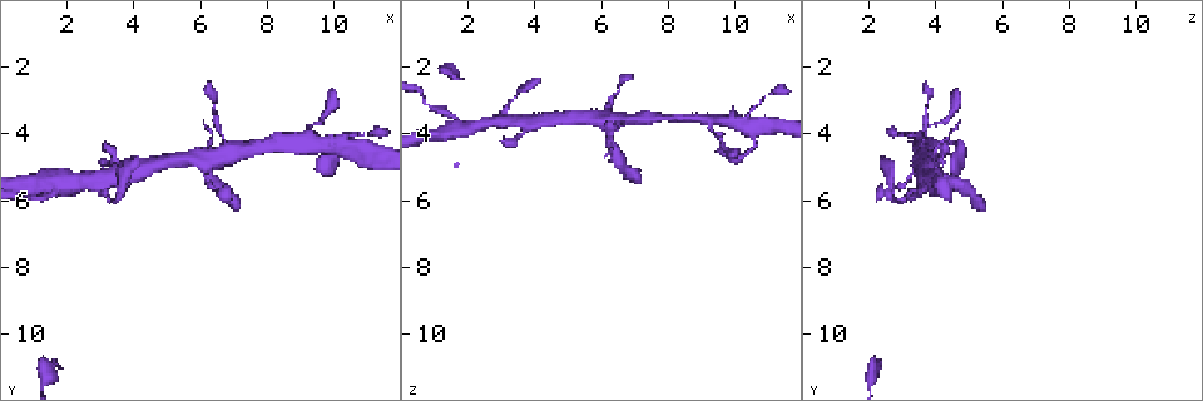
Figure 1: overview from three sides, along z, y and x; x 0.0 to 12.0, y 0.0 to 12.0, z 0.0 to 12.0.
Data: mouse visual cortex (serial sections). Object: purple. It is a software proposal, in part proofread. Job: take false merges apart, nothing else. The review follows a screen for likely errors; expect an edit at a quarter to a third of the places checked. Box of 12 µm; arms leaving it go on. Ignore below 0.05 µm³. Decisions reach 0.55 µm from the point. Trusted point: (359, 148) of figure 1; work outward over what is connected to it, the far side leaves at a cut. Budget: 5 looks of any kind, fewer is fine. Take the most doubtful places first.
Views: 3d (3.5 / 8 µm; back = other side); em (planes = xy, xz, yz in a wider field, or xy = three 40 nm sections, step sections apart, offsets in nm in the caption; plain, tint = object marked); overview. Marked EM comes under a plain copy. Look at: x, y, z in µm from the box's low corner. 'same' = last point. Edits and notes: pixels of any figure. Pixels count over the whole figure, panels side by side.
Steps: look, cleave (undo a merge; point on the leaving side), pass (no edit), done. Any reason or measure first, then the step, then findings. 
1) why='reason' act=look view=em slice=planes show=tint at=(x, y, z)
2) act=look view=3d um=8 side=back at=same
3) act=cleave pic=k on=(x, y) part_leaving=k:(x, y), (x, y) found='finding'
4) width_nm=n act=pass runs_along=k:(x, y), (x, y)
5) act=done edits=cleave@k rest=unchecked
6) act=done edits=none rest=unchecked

why='calibre changes' act=look view=3d um=8 side=back at=(9.4, 4.4, 3.7)

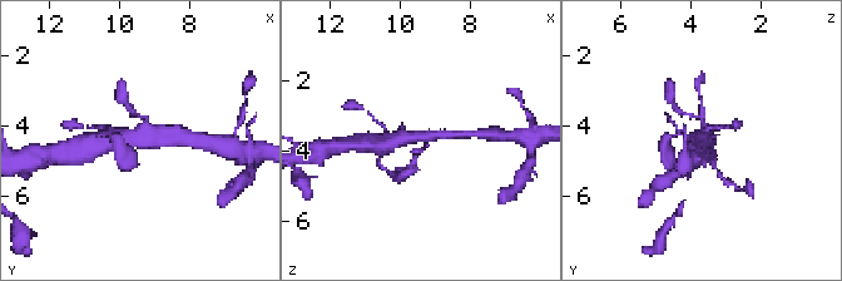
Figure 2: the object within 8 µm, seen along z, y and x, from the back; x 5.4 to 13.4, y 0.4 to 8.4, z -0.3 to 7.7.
act=look view=3d um=3.5 at=(9.4, 4.4, 3.7)

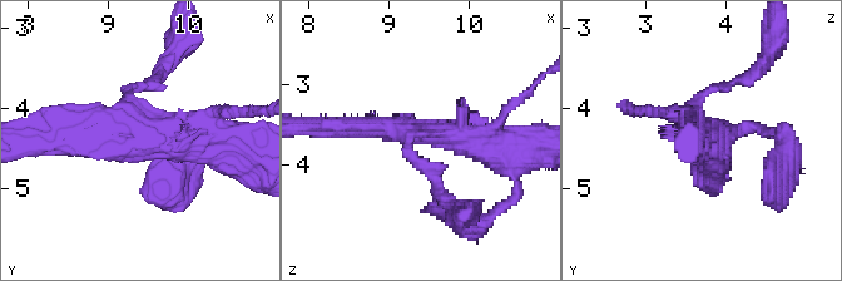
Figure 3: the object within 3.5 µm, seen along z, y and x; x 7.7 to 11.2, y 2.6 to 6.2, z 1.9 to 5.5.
why='shape alone is not enough' act=look view=em slice=xy step=2 show=tint at=(9.40, 4.35, 3.65)

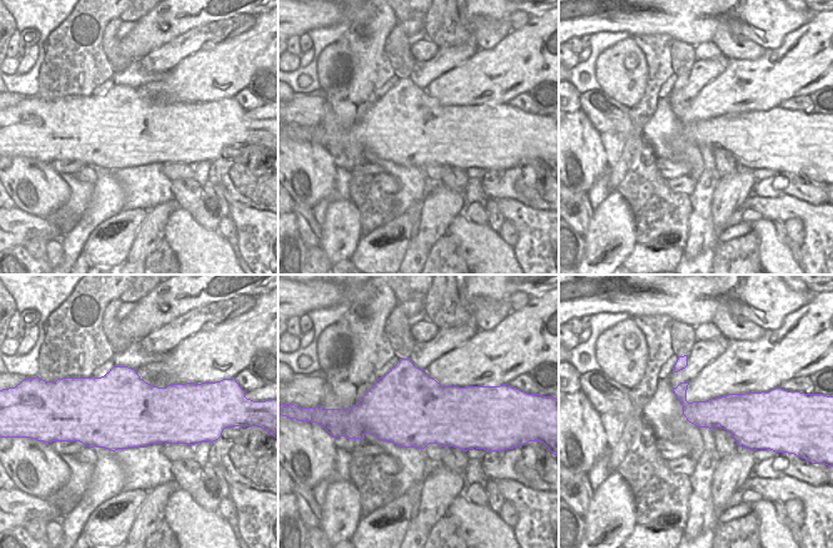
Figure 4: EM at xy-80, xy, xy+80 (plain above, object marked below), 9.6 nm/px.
width_nm=750 act=pass runs_along=3:(504, 149), (446, 133), (331, 127) found='one cell here'

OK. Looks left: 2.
why='thick turns thin' act=look view=3d um=3.5 at=(1.9, 5.5, 3.8)

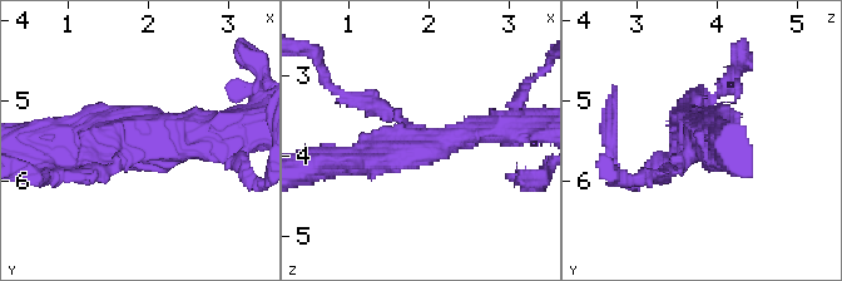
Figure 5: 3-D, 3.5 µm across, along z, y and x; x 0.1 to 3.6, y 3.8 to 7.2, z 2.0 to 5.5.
arms=3 arm_widths_nm=150,350,450 why='need the tissue' act=look view=em slice=xy step=5 show=tint at=(1.90, 5.55, 3.80)

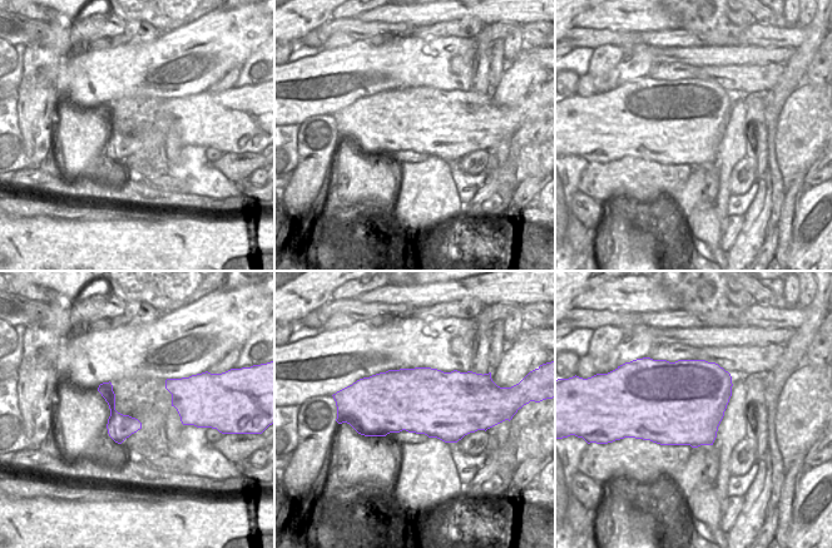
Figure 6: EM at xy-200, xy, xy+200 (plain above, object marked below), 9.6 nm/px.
act=cleave pic=5 on=(84, 177) part_leaving=5:(117, 163), (93, 174), (35, 178) found='a second cell is stuck on'

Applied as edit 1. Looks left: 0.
act=done edits=cleave@5 rest=unchecked

